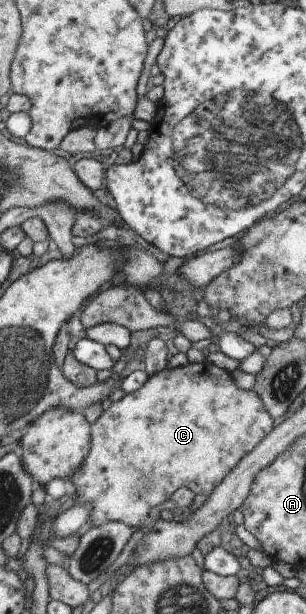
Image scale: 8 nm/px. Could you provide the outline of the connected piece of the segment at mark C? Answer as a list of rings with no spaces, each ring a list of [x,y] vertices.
[[[206,361],[200,363],[187,362],[185,366],[162,369],[160,372],[148,376],[143,385],[134,392],[131,392],[131,394],[125,394],[119,400],[111,402],[107,410],[102,412],[95,422],[91,423],[88,454],[81,460],[79,469],[75,470],[68,479],[74,487],[73,494],[75,494],[75,500],[73,500],[71,506],[85,506],[85,504],[89,504],[90,516],[86,522],[89,523],[91,527],[105,524],[105,522],[119,522],[125,524],[125,526],[129,526],[129,528],[137,528],[137,530],[144,532],[152,523],[148,515],[151,508],[155,506],[159,507],[159,504],[161,504],[163,500],[167,500],[175,490],[182,487],[191,490],[195,495],[209,495],[221,484],[224,477],[237,465],[237,462],[239,462],[249,450],[253,450],[253,448],[271,432],[272,426],[273,422],[271,418],[269,418],[269,414],[265,412],[265,408],[261,406],[261,400],[259,400],[257,394],[252,390],[240,390],[237,388],[231,374],[227,371],[219,369]]]

